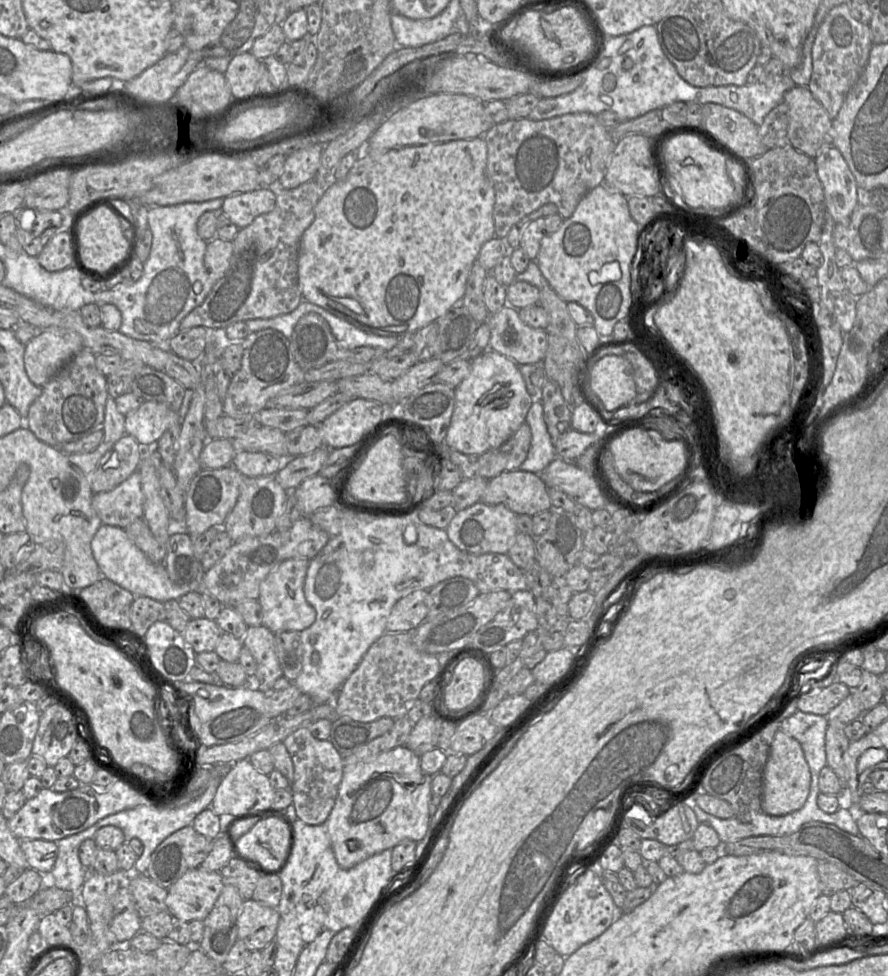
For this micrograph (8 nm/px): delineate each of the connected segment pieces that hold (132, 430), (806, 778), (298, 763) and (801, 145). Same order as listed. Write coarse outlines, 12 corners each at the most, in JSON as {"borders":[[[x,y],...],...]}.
{"borders":[[[144,401],[125,415],[125,433],[153,448],[177,422],[166,404]],[[776,732],[761,811],[799,810],[811,773],[800,743]],[[308,727],[283,744],[294,767],[289,789],[297,818],[327,820],[343,758]],[[807,86],[784,94],[788,143],[815,158],[832,119]]]}

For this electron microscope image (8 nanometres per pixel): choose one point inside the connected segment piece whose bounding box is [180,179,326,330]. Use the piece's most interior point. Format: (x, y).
(262, 280)

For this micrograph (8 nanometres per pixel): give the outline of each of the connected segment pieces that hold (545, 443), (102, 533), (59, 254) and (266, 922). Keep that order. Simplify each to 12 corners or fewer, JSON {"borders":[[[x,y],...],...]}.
{"borders":[[[542,363],[518,366],[532,405],[531,442],[519,469],[540,474],[555,458],[543,418],[542,388],[530,375]],[[102,524],[91,550],[102,576],[164,603],[192,591],[152,563],[123,528]],[[66,228],[51,237],[37,259],[48,272],[72,266]],[[244,900],[237,937],[248,950],[275,940],[277,907]]]}

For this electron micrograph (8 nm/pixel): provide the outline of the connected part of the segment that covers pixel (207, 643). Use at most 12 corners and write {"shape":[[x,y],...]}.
{"shape":[[190,618],[182,635],[198,654],[215,651],[216,621]]}

